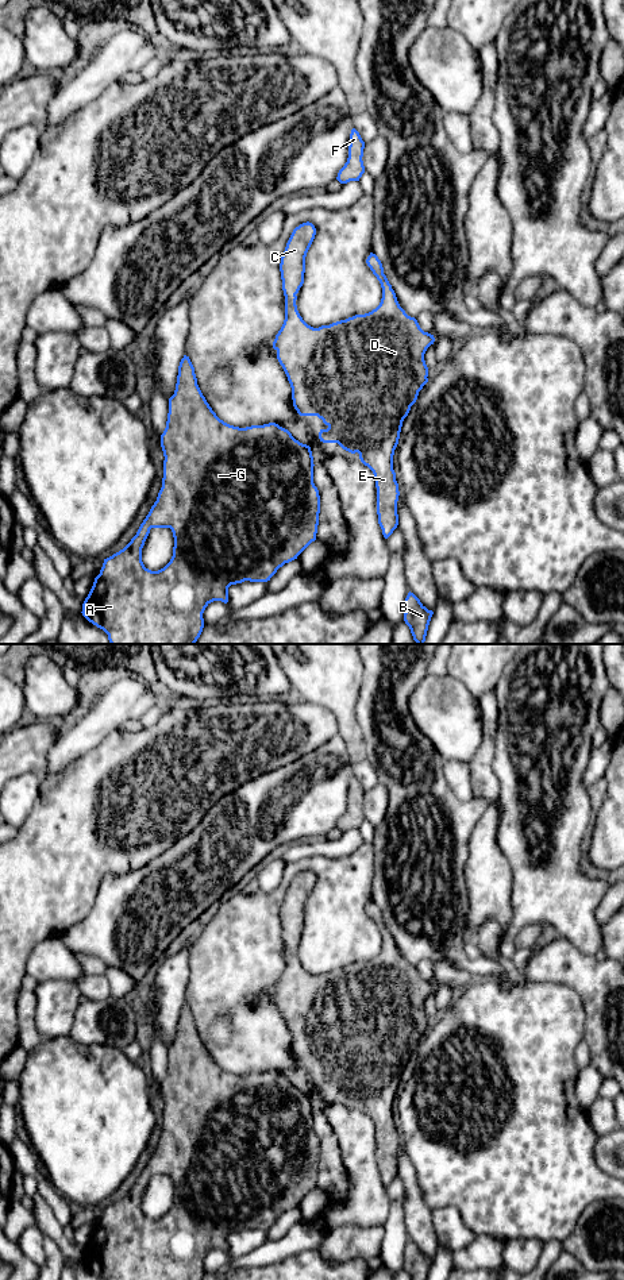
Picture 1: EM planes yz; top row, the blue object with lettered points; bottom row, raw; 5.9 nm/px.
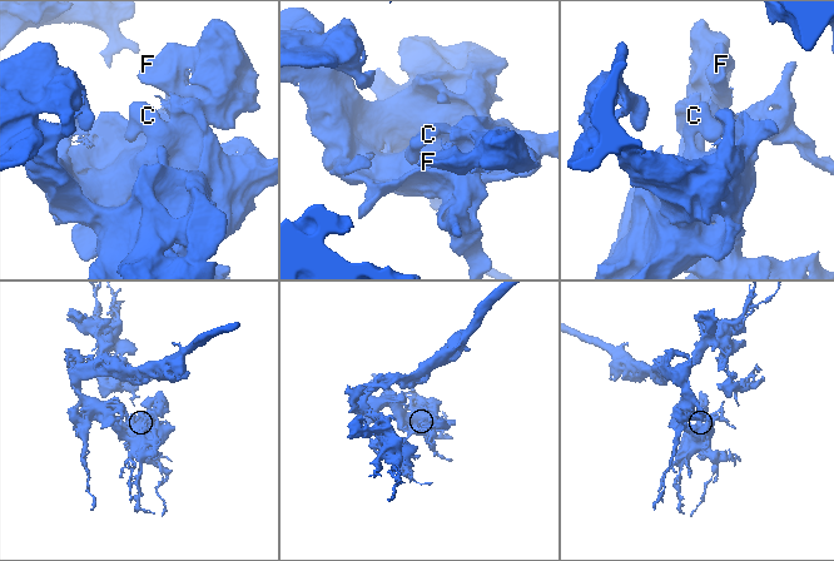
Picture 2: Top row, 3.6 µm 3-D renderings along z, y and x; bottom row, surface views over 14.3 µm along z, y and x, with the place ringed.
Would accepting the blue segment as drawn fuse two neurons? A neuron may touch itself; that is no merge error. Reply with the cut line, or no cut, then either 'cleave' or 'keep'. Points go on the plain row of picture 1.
no cut; keep

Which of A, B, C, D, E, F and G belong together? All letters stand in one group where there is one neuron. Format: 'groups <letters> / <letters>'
groups A B C D E F G

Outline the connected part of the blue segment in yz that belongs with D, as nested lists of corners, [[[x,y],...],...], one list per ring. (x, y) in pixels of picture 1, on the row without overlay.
[[[307,870],[296,875],[281,905],[280,919],[285,944],[285,968],[276,983],[273,996],[292,1036],[293,1055],[300,1064],[317,1064],[328,1075],[320,1077],[323,1091],[338,1091],[343,1098],[359,1102],[375,1126],[377,1163],[382,1183],[388,1187],[398,1173],[398,1131],[393,1118],[393,1103],[398,1092],[404,1067],[428,1030],[424,1009],[434,983],[424,980],[417,968],[400,955],[378,905],[373,901],[367,914],[382,936],[380,953],[369,961],[313,976],[300,964],[297,941],[304,932],[305,905],[316,876]]]

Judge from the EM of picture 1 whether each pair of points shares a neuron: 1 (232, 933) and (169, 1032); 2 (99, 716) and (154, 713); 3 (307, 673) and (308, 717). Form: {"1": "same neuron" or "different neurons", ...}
{"1": "different neurons", "2": "different neurons", "3": "different neurons"}

